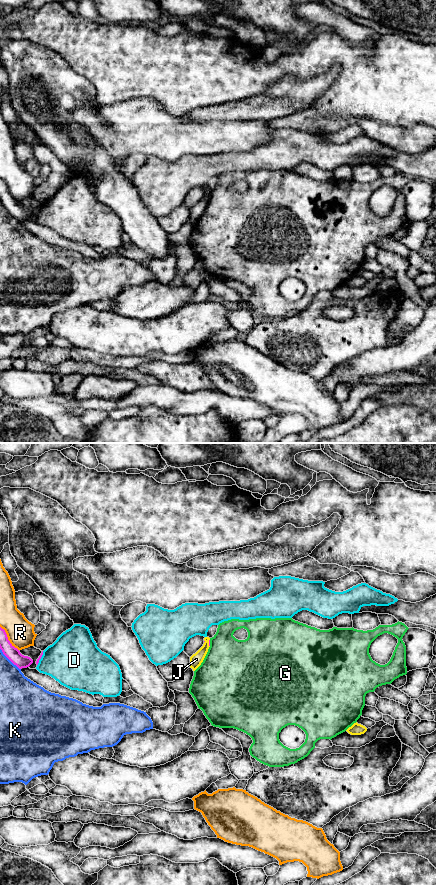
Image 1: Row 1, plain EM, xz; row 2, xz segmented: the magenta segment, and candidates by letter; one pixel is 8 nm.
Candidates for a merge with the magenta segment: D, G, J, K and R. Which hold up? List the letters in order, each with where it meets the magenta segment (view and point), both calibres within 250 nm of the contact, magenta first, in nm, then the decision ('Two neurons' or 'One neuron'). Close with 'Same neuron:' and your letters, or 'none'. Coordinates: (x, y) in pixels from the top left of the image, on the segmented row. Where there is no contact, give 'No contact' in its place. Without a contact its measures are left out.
D: Touches magenta at xz (40, 658). Thickness 20 nm (magenta) against 400 nm. Two neurons
G: Touches magenta at xz (209, 643). Thickness 20 nm (magenta) against 440 nm. Two neurons
J: Touches magenta at xz (209, 643). Thickness 20 nm (magenta) against 100 nm. Two neurons
K: Touches magenta at xz (9, 659). Thickness 110 nm (magenta) against 260 nm. Two neurons
R: Touches magenta at xz (7, 638). Thickness 110 nm (magenta) against 220 nm. Two neurons
Same neuron: none

